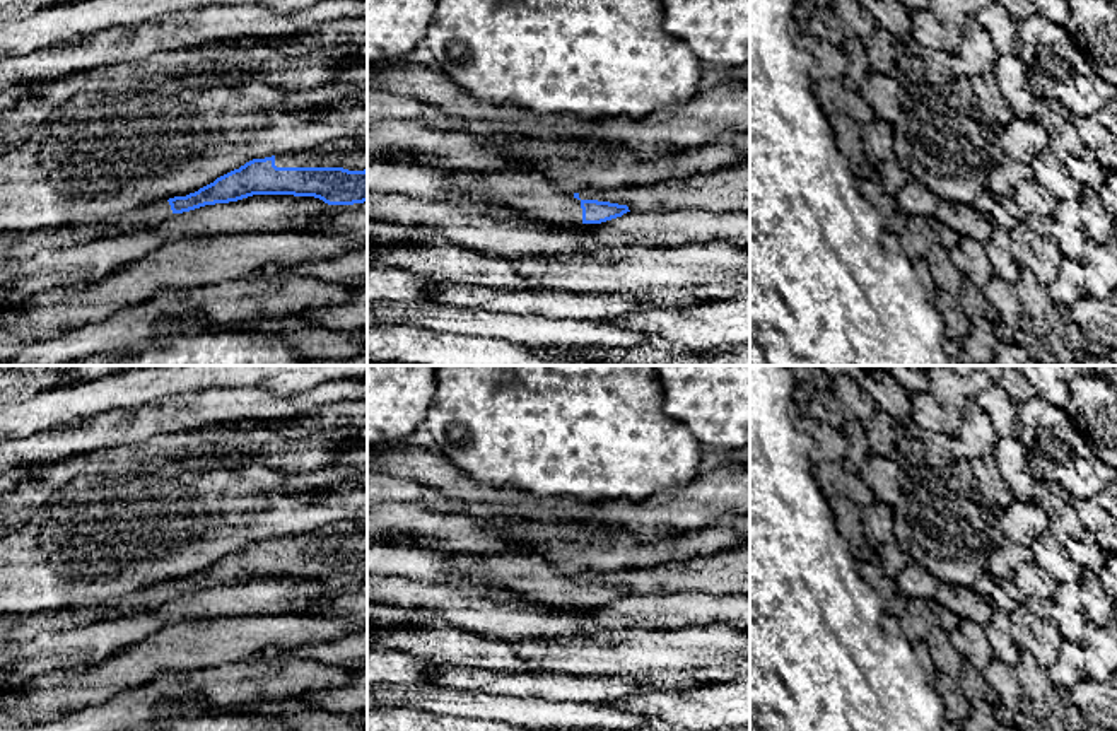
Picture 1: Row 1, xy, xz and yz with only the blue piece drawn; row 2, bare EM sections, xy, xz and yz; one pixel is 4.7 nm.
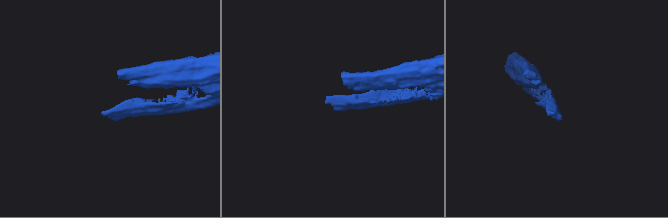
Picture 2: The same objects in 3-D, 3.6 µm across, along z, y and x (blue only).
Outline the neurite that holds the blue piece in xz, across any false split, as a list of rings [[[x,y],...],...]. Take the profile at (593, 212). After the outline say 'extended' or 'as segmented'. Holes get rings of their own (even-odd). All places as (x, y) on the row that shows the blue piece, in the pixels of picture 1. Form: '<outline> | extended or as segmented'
[[[538,167],[483,173],[480,183],[483,205],[512,208],[553,227],[601,224],[630,212],[627,205],[581,200],[579,193],[555,190]]] | extended

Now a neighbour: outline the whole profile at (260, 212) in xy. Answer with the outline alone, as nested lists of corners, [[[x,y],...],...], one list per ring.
[[[253,195],[237,202],[205,205],[173,213],[159,227],[99,237],[68,248],[41,249],[29,260],[0,260],[0,289],[10,289],[24,295],[43,295],[61,287],[84,285],[143,258],[166,243],[196,236],[302,229],[311,215],[326,207],[328,203],[319,198],[294,195]]]

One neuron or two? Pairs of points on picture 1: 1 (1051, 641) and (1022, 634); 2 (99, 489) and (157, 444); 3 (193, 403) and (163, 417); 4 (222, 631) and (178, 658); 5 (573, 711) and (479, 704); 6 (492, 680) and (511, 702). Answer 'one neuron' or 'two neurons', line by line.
1: one neuron
2: one neuron
3: one neuron
4: one neuron
5: one neuron
6: two neurons

